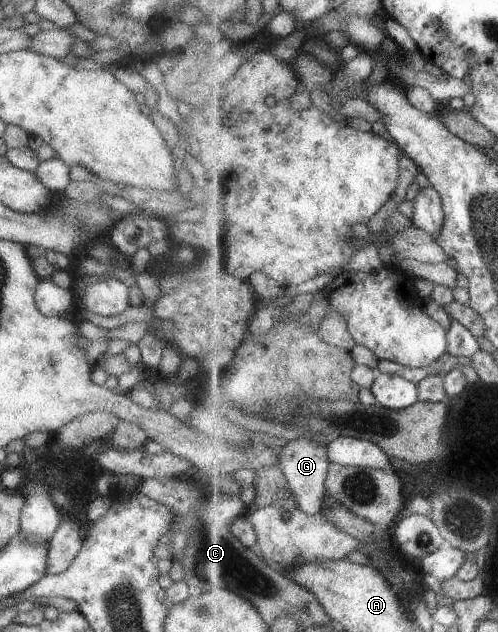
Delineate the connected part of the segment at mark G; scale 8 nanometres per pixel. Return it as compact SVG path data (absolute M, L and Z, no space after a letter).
M300 436L295 440L286 440L285 446L279 449L279 454L277 455L278 462L285 471L289 486L297 501L298 509L311 516L315 516L322 511L323 499L327 494L325 483L332 463L327 448L328 442L325 441L323 444L308 439L308 437Z

